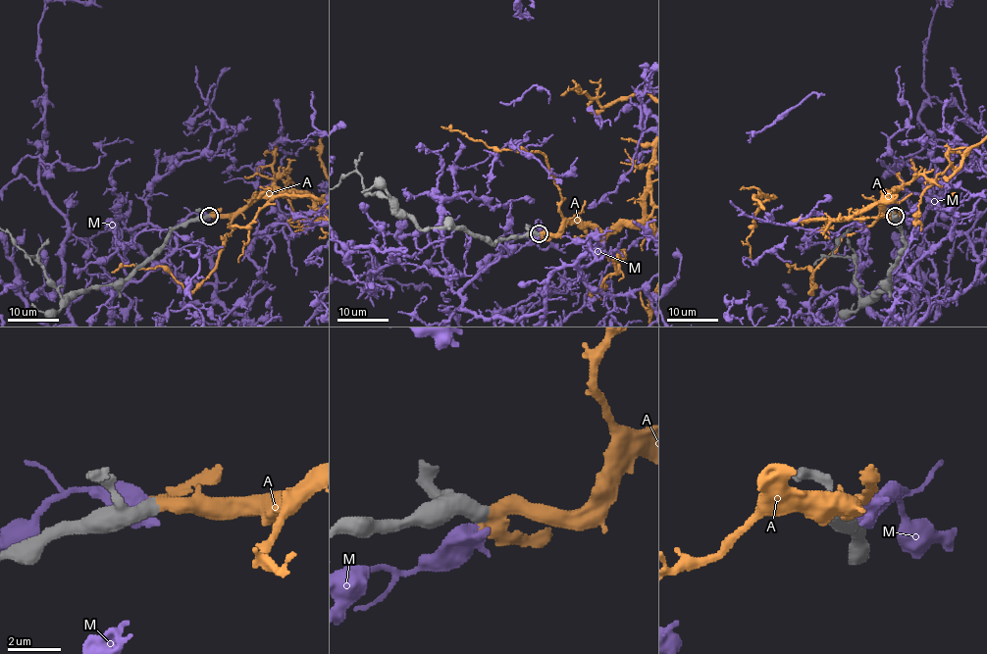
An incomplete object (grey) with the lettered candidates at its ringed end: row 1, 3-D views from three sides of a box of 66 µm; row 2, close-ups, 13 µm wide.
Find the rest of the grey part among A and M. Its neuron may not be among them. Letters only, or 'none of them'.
A

